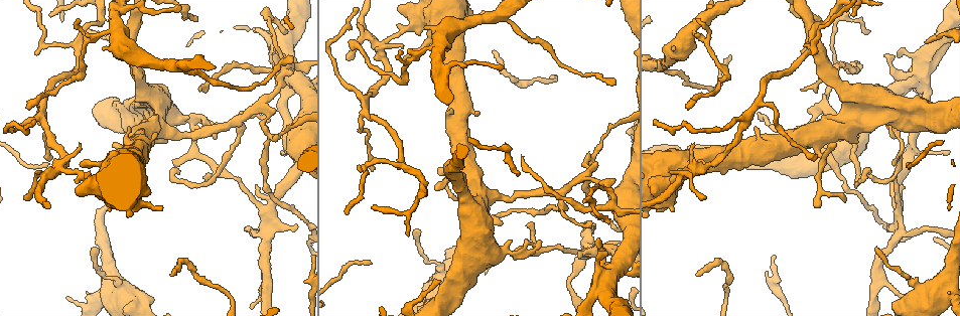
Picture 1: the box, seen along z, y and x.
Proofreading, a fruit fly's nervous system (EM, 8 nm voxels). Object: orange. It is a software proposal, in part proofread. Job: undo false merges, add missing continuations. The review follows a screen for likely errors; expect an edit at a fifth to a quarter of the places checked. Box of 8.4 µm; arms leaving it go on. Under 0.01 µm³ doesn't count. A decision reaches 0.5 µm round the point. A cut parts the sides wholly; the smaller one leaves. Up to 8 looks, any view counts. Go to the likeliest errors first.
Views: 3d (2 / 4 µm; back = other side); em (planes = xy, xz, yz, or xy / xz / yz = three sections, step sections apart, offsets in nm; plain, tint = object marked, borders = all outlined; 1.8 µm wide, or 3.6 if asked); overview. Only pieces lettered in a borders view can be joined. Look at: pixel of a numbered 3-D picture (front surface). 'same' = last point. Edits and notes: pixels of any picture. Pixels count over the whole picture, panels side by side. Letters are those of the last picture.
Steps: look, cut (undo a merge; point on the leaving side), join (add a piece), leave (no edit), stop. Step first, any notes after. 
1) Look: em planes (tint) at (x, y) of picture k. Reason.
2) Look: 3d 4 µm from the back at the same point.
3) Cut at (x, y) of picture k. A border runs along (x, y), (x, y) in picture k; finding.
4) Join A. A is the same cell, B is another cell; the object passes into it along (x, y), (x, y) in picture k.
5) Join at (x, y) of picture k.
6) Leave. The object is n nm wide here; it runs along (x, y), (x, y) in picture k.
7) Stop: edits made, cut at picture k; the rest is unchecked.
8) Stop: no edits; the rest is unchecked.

Look: 3d 4 µm at (691, 170) of picture 1. Two arms at a narrow angle.

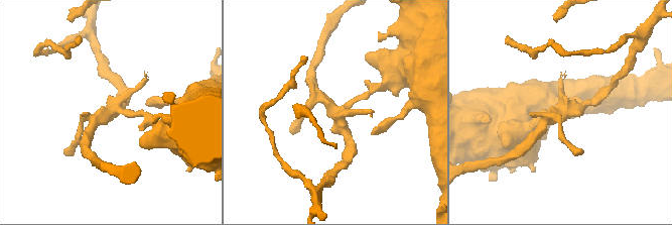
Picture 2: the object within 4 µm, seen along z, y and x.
Look: em planes (borders) at (342, 112) of picture 2.

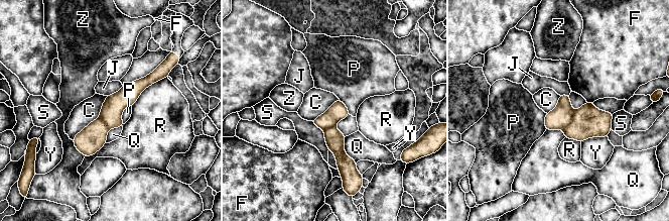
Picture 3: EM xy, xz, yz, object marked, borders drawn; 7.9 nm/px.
Cut at (588, 121) of picture 3. The longest contact is with C, 440 nm; C, F, J, P, Q, R, S, Y and Z are other cells; a second neuron is stuck on.

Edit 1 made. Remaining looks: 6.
Look: overview. See it whole again.

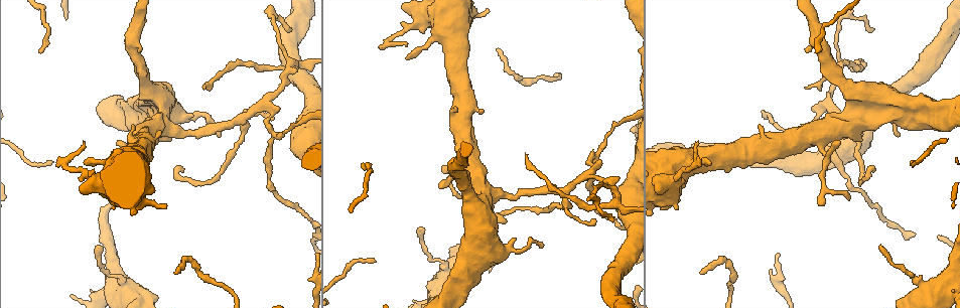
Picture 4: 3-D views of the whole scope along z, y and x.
Look: em planes (borders) at (100, 245) of picture 4.

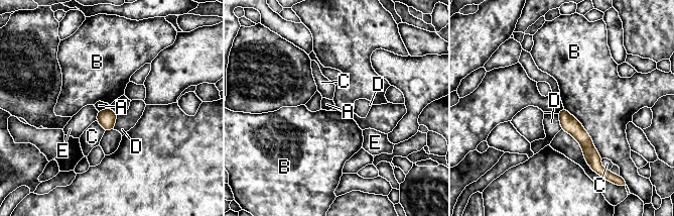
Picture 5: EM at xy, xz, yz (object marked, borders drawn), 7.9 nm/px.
Leave. The longest contact is with B, 500 nm; A, B, C, D and E are other cells; it runs along (561, 113), (583, 138), (593, 159) in picture 5; none of them fits.

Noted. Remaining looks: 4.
Stop: edits made, cut at picture 3; the rest is unchecked.

